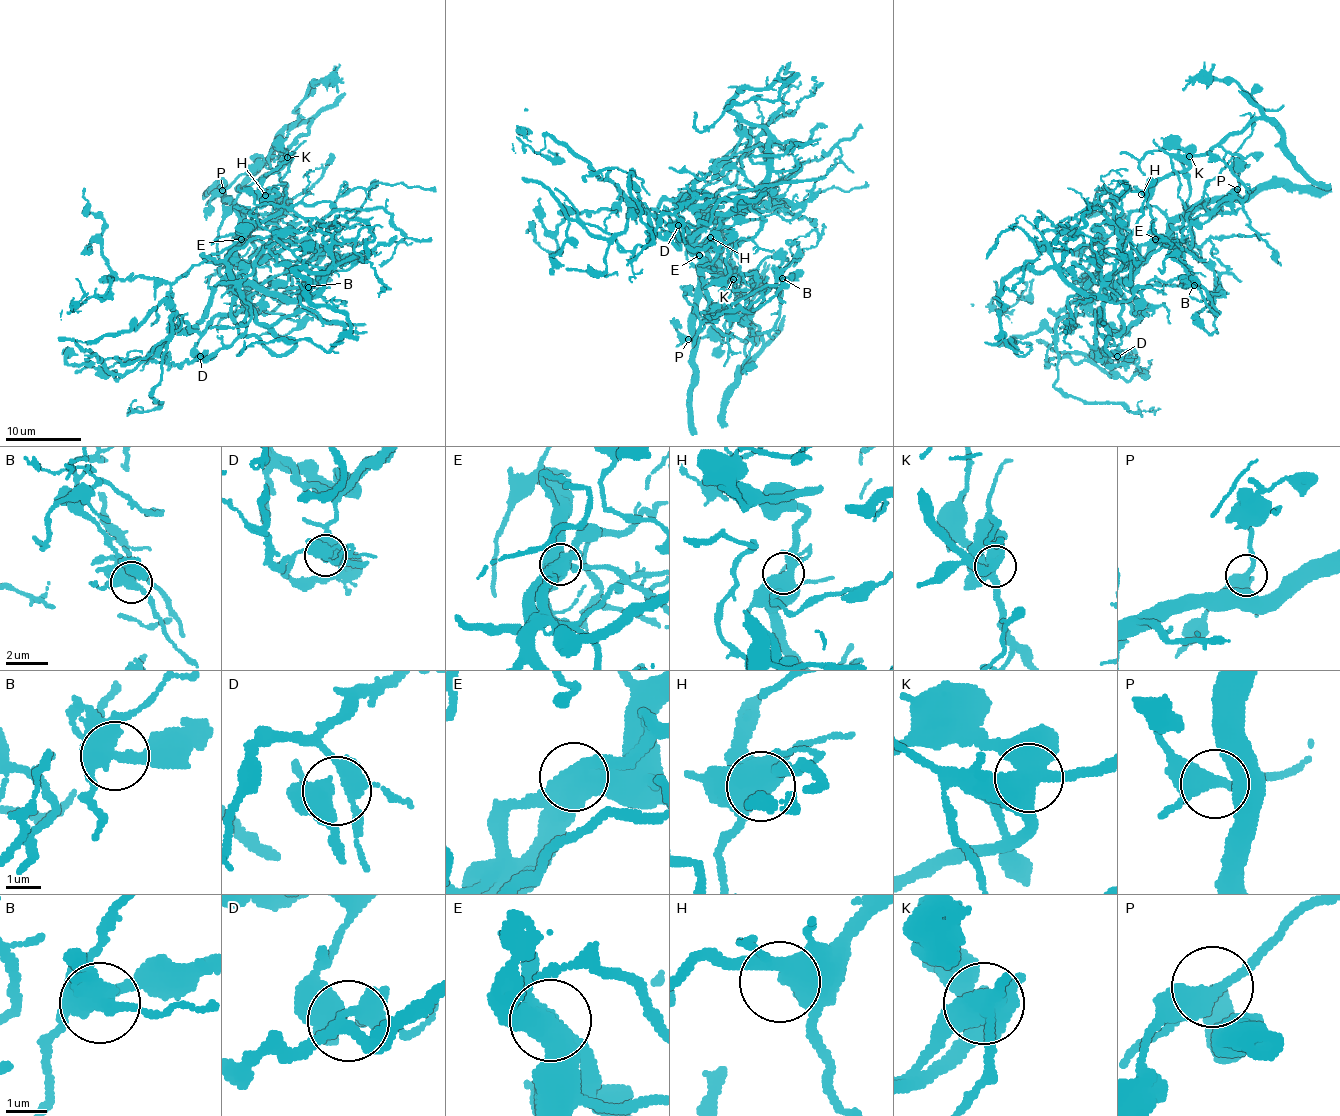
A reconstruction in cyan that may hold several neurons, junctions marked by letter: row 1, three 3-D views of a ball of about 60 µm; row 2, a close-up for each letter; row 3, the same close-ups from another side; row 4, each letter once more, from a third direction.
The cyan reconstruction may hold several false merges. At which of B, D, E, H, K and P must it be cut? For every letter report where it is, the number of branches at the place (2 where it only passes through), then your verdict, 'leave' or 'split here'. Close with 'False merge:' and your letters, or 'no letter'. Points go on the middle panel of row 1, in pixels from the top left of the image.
B: place (782, 278); branches 5; leave
D: place (678, 225); branches 6; leave
E: place (699, 255); branches 2; split here
H: place (710, 237); branches 3; leave
K: place (733, 279); branches 4; leave
P: place (688, 339); branches 3; leave
False merge: E

